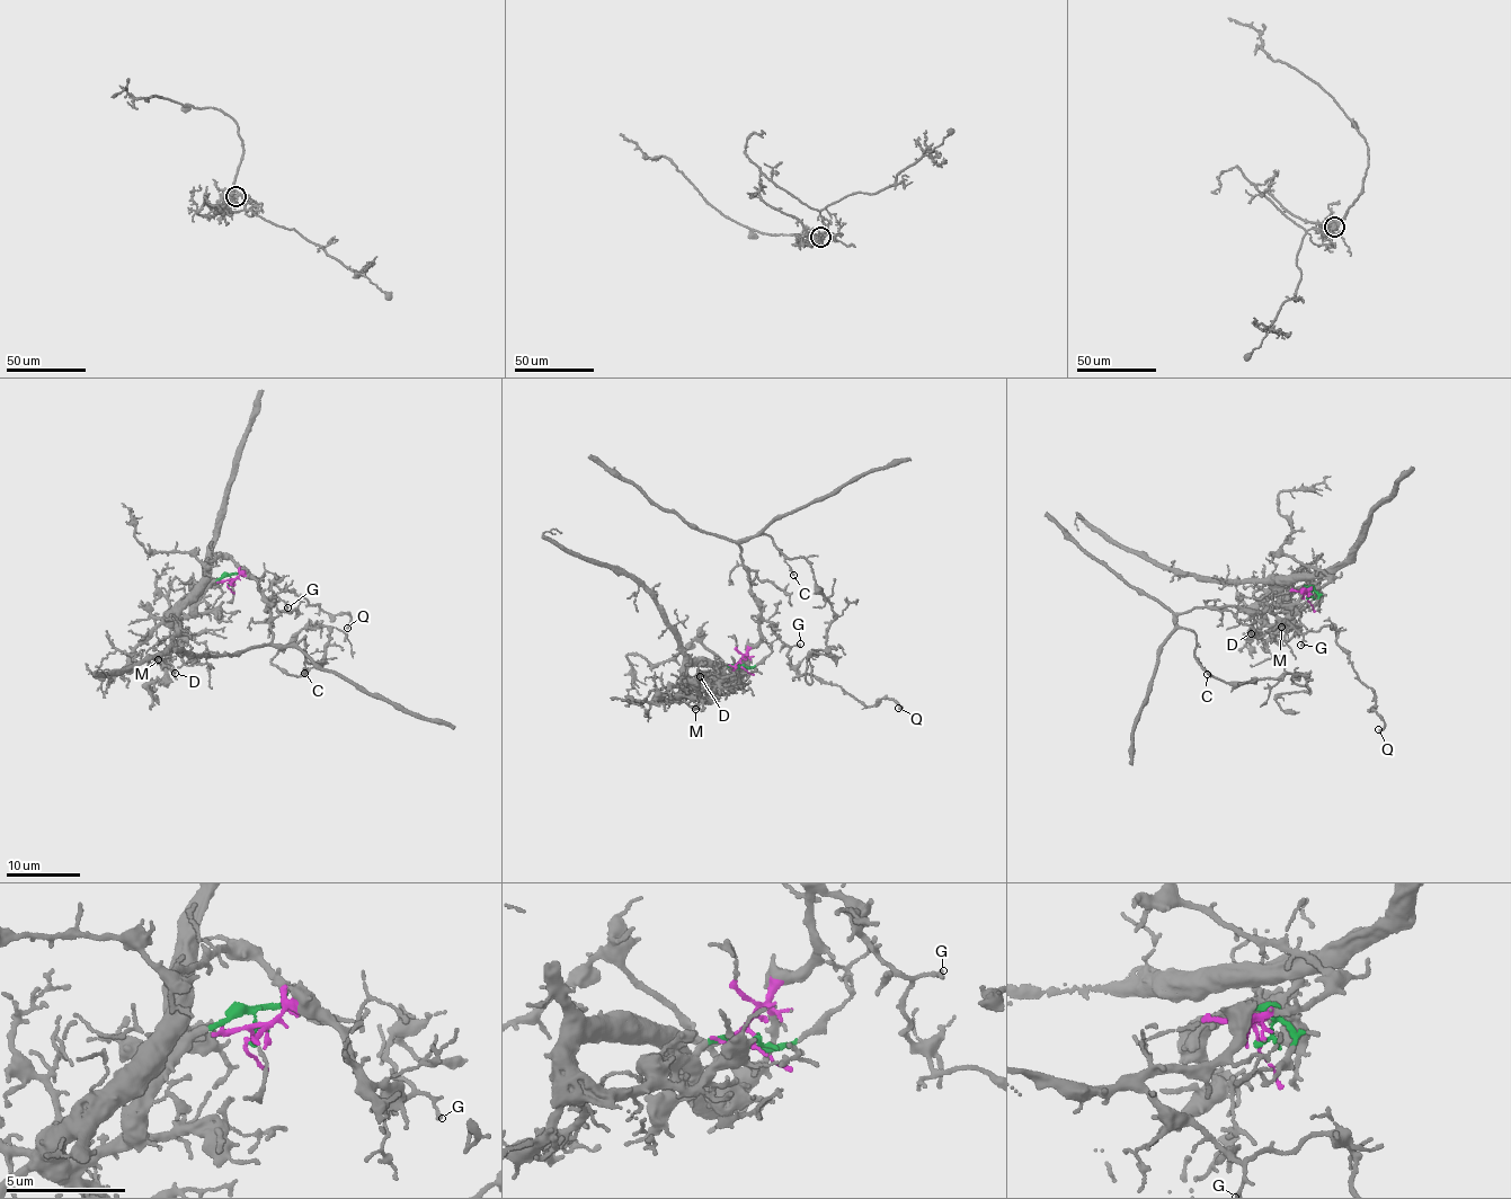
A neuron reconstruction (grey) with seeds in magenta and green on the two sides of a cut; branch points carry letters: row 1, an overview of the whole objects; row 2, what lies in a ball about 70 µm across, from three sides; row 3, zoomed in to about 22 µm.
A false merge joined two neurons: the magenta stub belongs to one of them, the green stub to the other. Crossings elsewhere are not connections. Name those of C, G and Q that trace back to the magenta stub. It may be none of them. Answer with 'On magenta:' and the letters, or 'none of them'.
On magenta: C, G, Q

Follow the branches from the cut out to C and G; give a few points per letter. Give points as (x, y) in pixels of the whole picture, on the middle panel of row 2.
C: (743, 665), (747, 651), (761, 640), (760, 598), (752, 591), (739, 544), (766, 534), (783, 554), (793, 575)
G: (743, 665), (747, 651), (761, 640), (762, 621), (770, 623), (771, 631), (788, 646), (800, 645)

